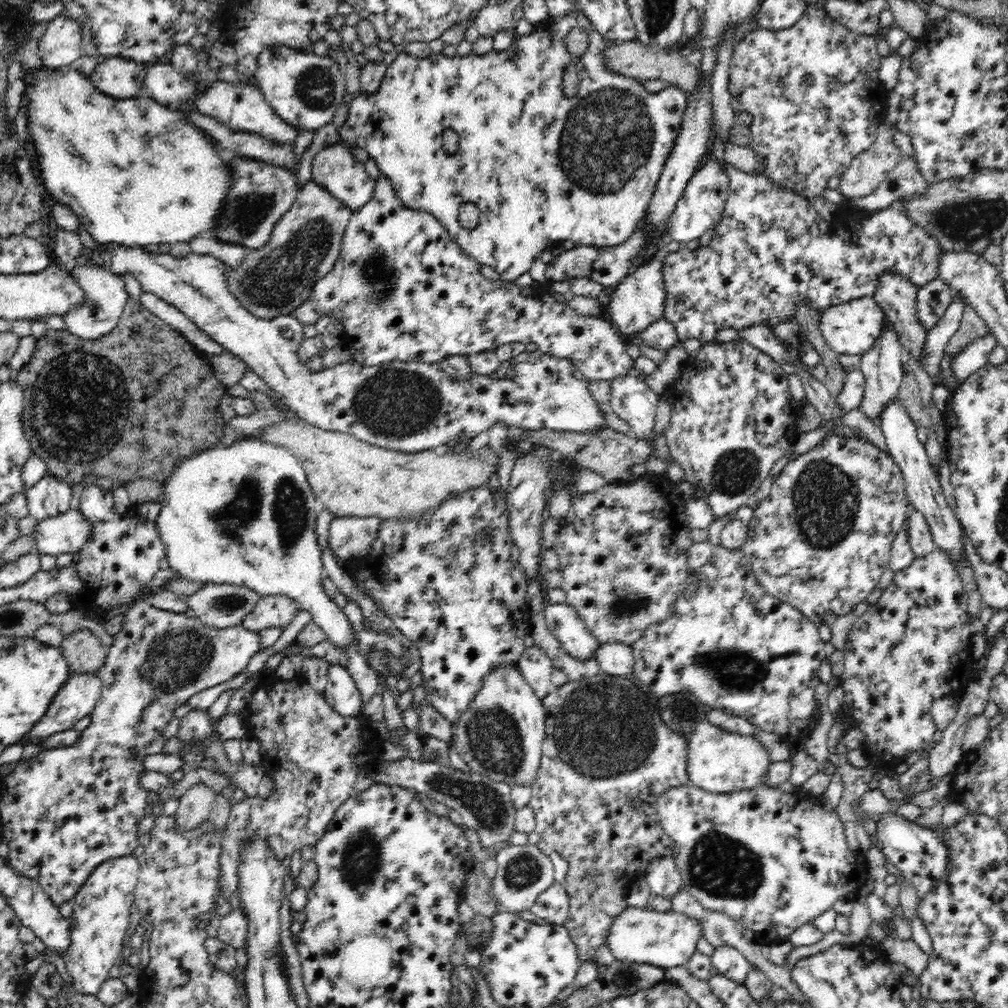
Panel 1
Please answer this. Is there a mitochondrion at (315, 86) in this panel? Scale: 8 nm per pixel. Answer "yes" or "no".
yes

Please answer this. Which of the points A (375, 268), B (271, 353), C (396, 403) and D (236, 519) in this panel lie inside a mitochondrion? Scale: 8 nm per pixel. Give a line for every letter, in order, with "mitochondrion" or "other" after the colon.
A: mitochondrion
B: other
C: mitochondrion
D: mitochondrion

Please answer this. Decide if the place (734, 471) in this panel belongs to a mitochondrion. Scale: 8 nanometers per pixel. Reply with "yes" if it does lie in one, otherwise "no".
yes

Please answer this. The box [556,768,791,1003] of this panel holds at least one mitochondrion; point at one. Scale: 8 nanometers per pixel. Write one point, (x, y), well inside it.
(720, 866)

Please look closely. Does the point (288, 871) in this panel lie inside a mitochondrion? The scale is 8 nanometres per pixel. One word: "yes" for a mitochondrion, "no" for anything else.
no

